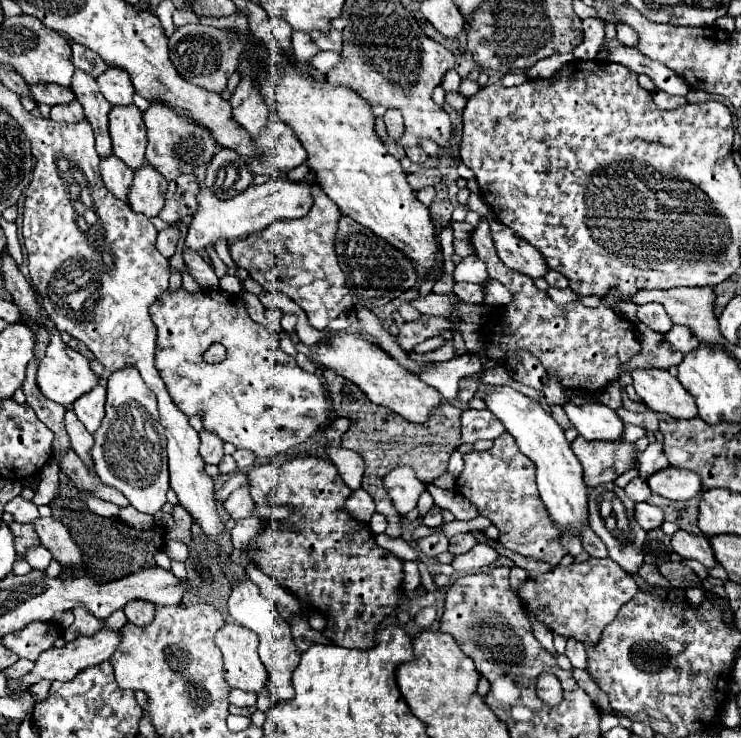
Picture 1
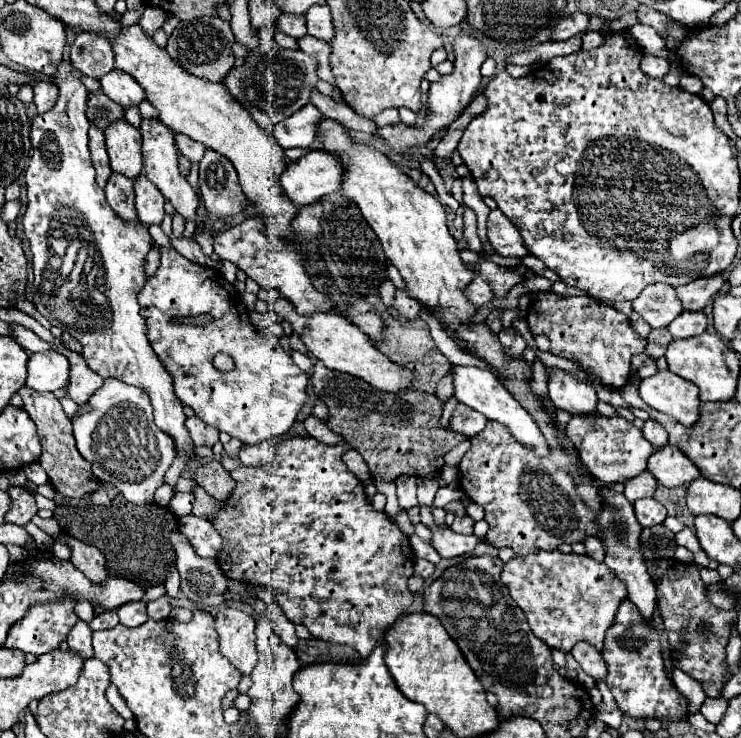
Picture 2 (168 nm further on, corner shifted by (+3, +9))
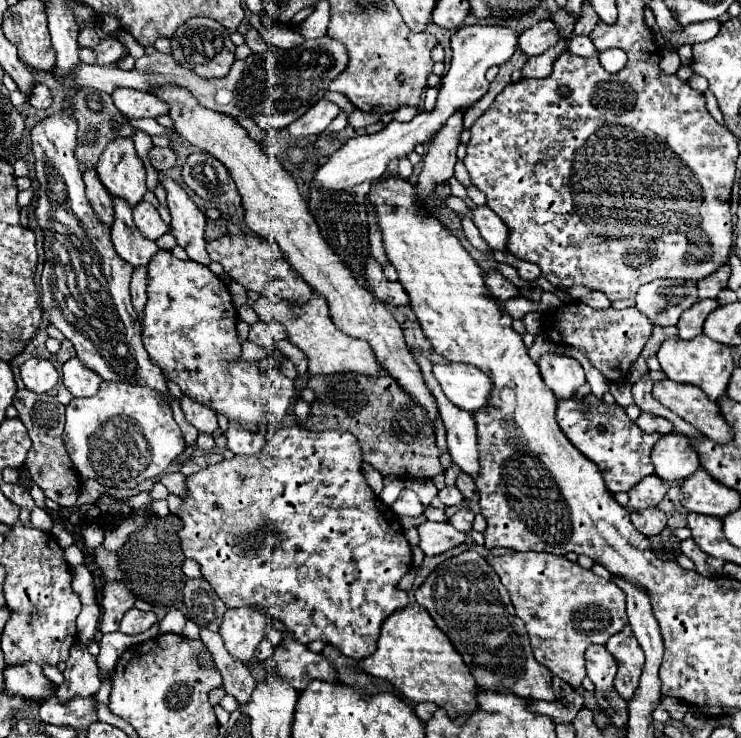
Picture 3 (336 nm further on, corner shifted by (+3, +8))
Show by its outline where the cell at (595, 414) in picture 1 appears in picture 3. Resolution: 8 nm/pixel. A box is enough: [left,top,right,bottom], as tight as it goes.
[537,353,585,399]

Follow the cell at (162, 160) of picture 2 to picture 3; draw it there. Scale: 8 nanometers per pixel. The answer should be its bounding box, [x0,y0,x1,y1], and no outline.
[161,179,211,265]

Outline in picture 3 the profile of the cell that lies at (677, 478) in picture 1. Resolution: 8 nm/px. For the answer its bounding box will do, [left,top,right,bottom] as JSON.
[651,433,699,481]

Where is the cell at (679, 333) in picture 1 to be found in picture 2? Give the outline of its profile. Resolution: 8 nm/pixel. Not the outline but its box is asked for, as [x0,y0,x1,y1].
[667,312,707,338]

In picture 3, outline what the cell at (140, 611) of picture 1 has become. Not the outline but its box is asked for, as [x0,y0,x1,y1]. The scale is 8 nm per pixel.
[119,609,157,635]

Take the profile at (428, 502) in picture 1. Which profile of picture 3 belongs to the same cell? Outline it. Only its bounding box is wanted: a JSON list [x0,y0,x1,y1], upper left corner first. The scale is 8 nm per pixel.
[417,521,465,555]

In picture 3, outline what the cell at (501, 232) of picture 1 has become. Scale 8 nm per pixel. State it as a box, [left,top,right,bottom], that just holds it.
[471,205,507,249]

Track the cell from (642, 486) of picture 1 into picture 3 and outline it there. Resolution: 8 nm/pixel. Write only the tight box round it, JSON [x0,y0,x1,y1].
[629,475,669,511]

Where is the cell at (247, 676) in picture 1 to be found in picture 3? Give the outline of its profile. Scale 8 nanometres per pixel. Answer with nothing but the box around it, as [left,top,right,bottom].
[219,607,270,663]

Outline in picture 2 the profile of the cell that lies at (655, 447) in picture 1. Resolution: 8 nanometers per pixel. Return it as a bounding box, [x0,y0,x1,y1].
[643,420,667,448]

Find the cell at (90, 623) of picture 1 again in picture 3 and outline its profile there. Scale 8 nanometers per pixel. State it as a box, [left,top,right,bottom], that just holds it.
[57,643,101,703]

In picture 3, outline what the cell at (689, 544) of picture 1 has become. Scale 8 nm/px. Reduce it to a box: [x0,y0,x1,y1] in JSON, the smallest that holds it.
[681,539,725,577]

